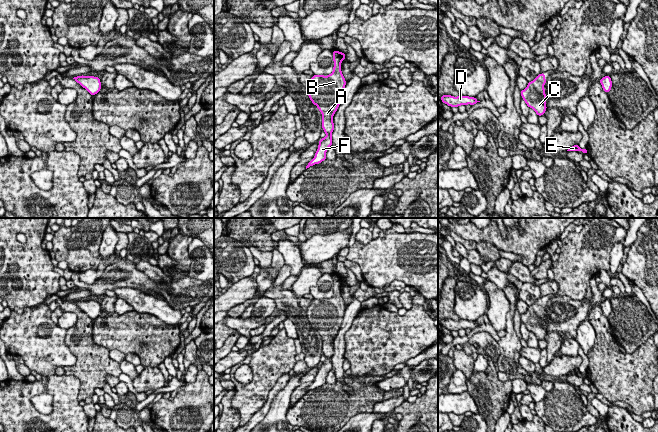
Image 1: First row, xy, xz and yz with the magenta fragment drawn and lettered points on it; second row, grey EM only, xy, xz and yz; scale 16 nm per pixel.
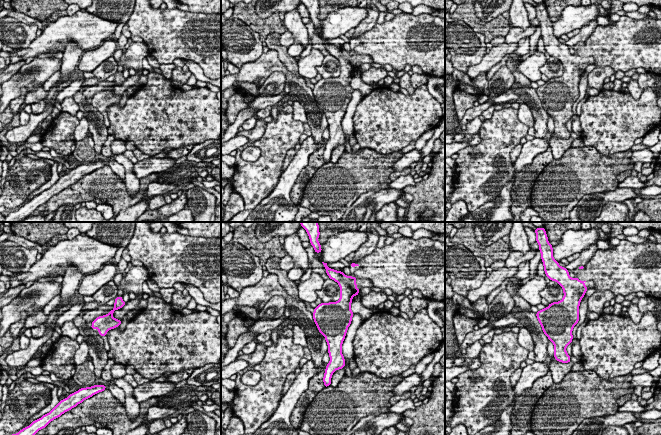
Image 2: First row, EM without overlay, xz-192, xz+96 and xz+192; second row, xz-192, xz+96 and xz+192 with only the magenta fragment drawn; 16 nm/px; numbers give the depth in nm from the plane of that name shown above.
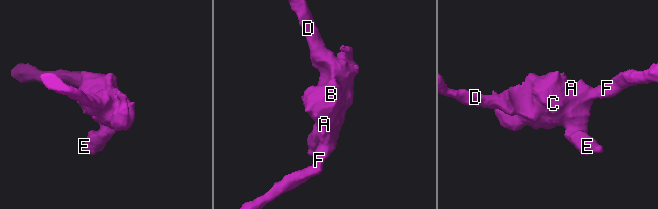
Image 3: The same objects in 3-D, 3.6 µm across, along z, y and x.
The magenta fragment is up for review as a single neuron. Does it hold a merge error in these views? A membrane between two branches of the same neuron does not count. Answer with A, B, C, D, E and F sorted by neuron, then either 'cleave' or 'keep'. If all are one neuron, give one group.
A B C D E F; keep

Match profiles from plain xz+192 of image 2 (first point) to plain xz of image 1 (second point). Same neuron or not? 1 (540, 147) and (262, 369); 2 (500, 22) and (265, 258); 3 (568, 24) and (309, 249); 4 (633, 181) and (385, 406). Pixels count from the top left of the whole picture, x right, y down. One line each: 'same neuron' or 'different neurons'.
1: different neurons
2: different neurons
3: same neuron
4: same neuron

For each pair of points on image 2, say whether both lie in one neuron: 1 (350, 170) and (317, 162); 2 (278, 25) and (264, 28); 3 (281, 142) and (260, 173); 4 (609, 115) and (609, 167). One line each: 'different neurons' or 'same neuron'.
1: different neurons
2: same neuron
3: same neuron
4: different neurons

